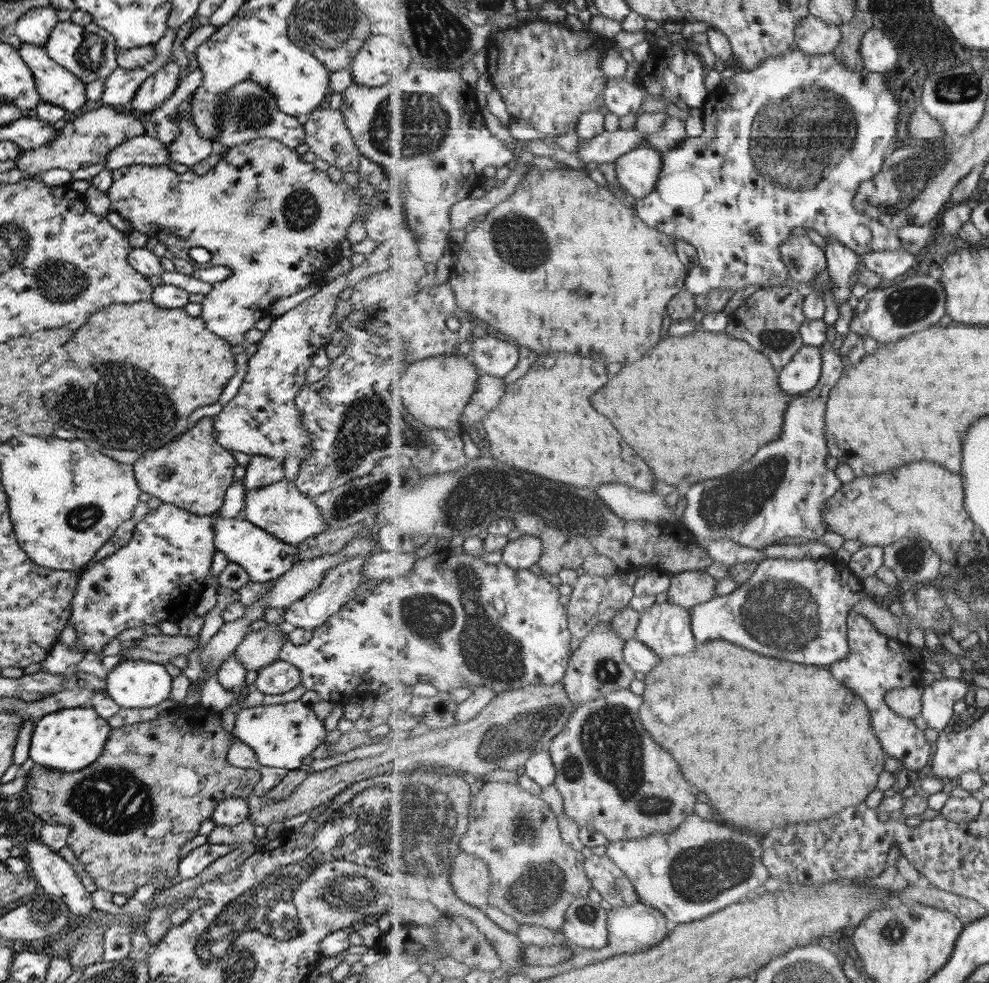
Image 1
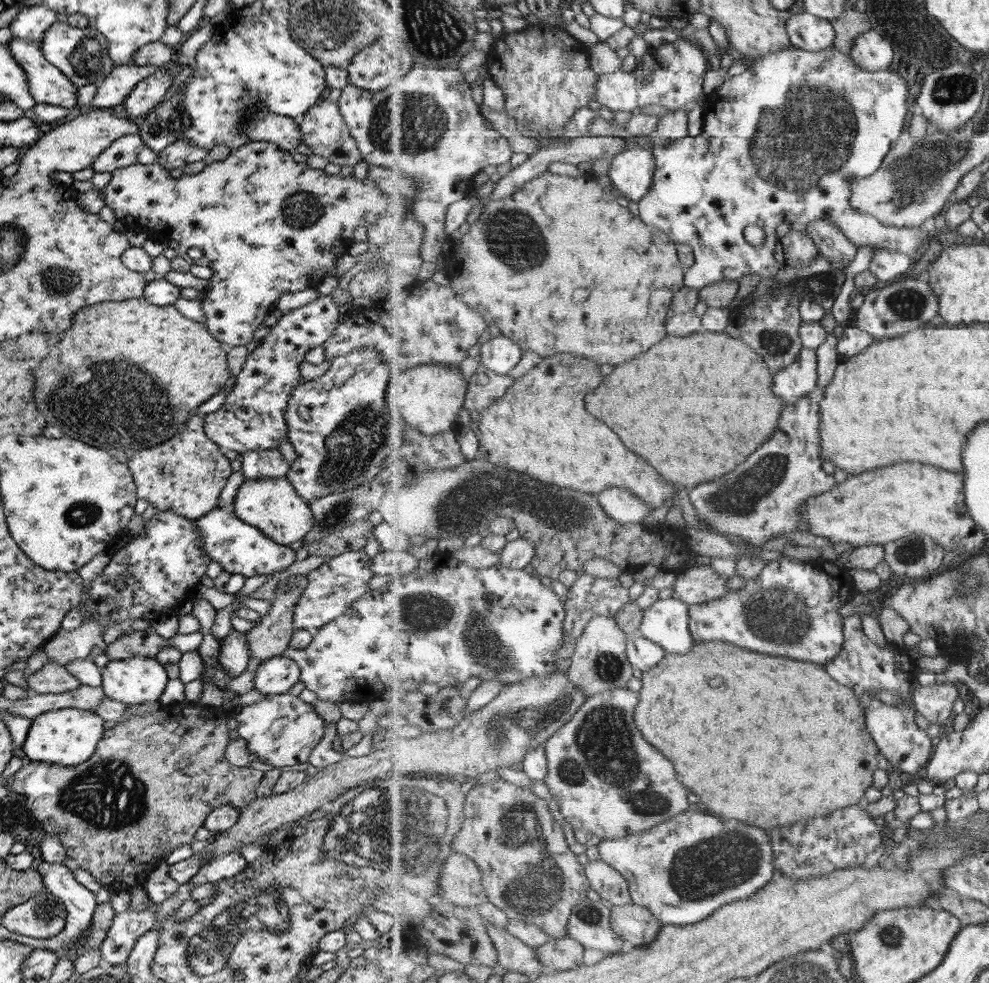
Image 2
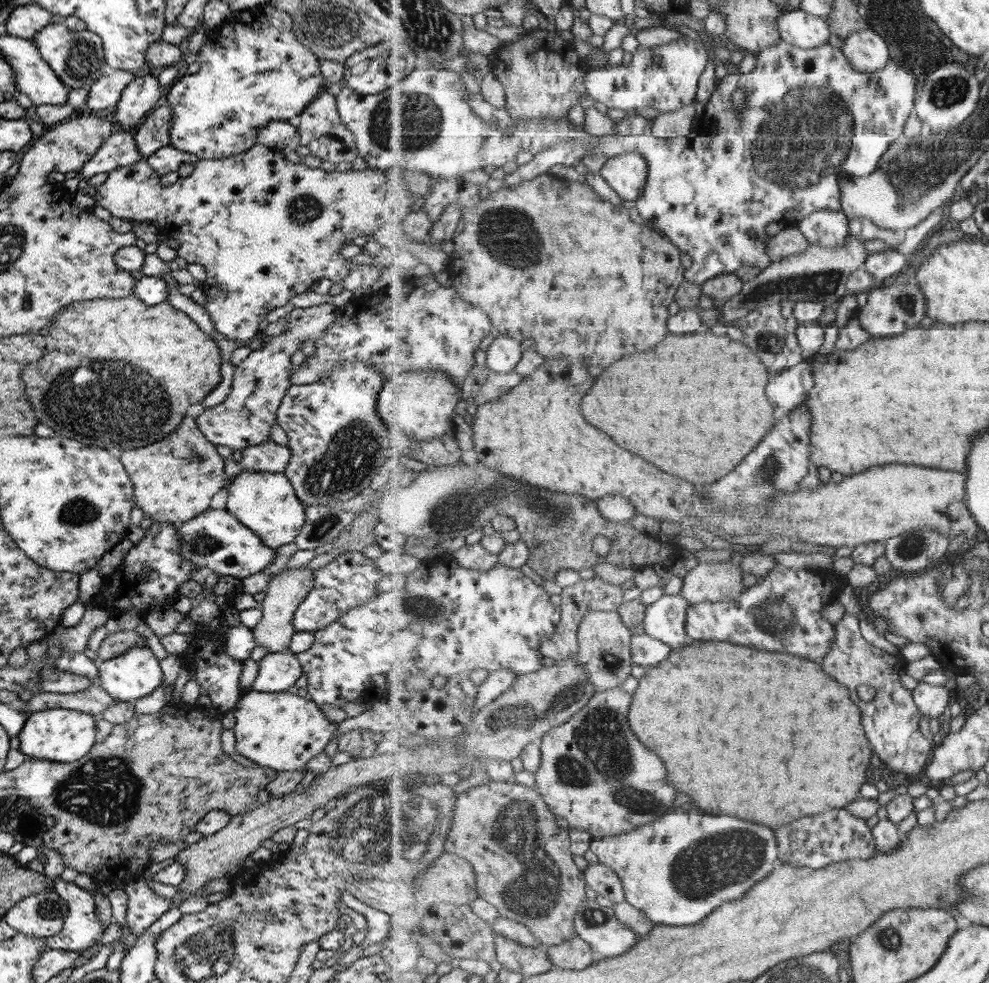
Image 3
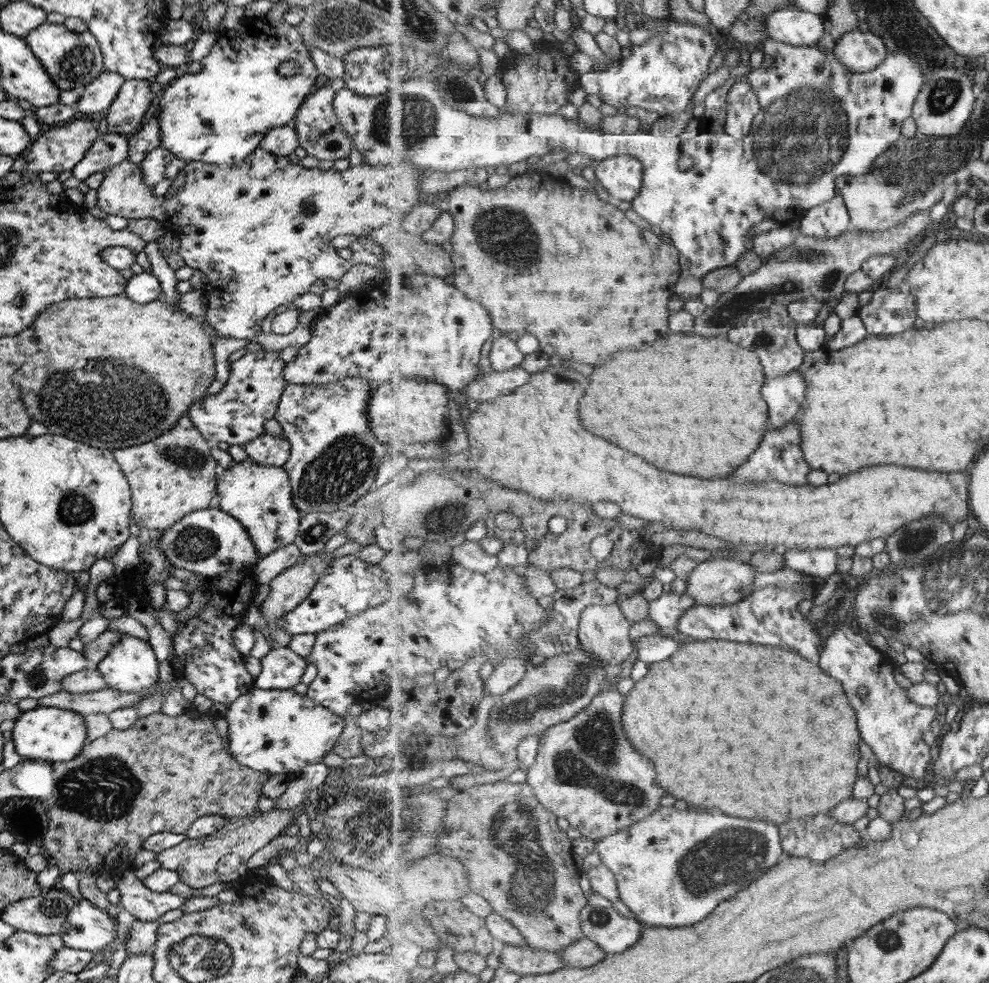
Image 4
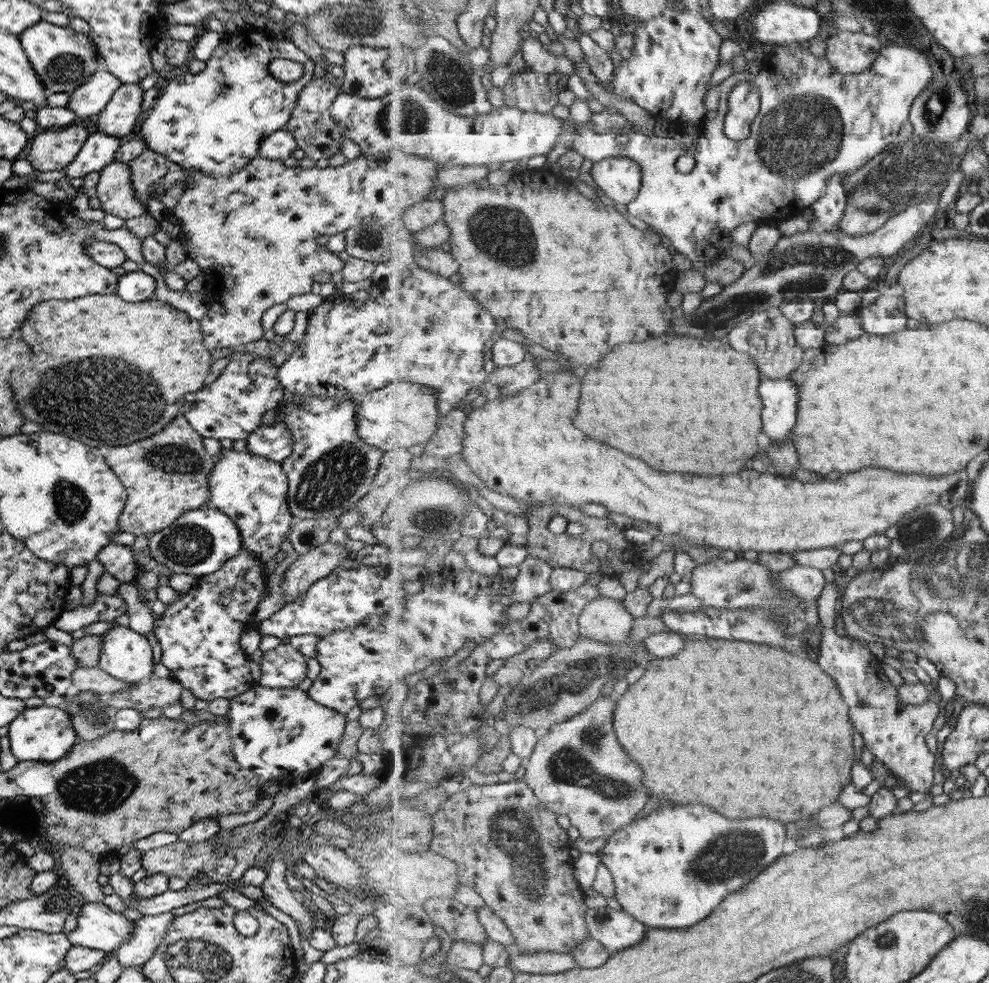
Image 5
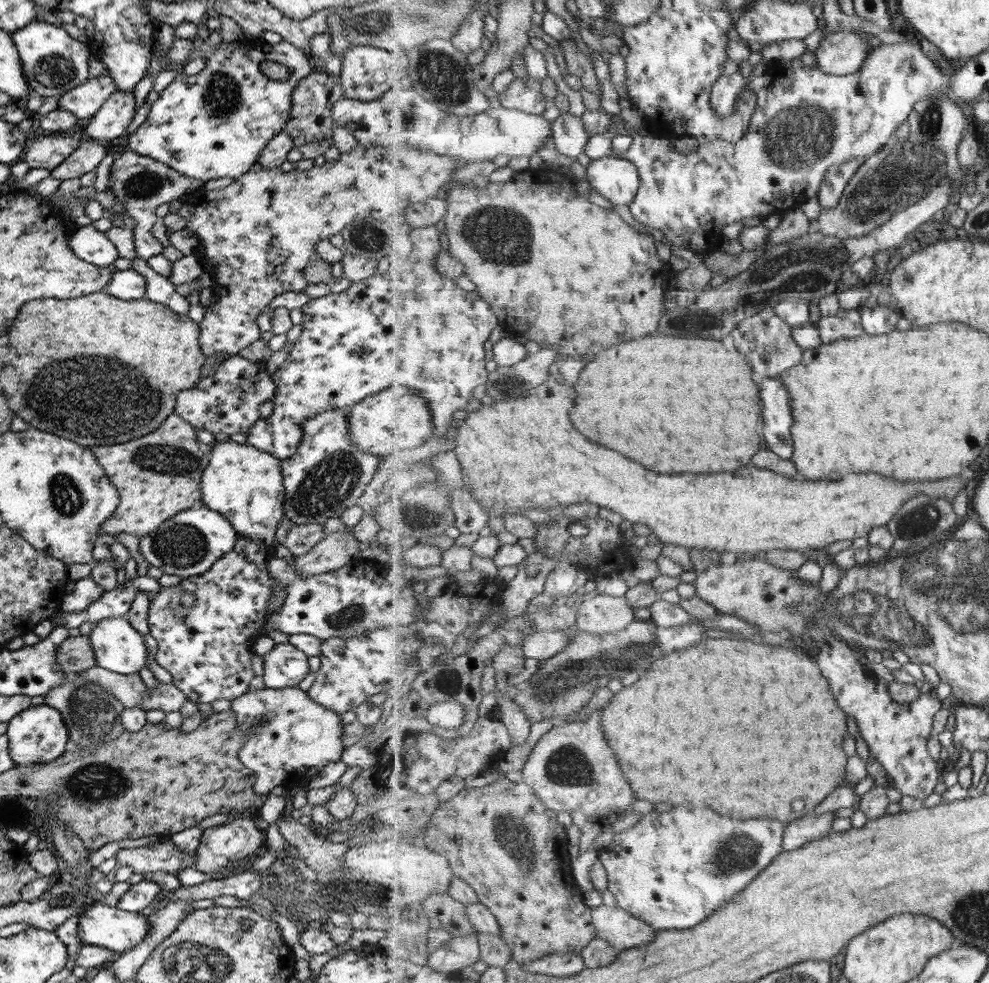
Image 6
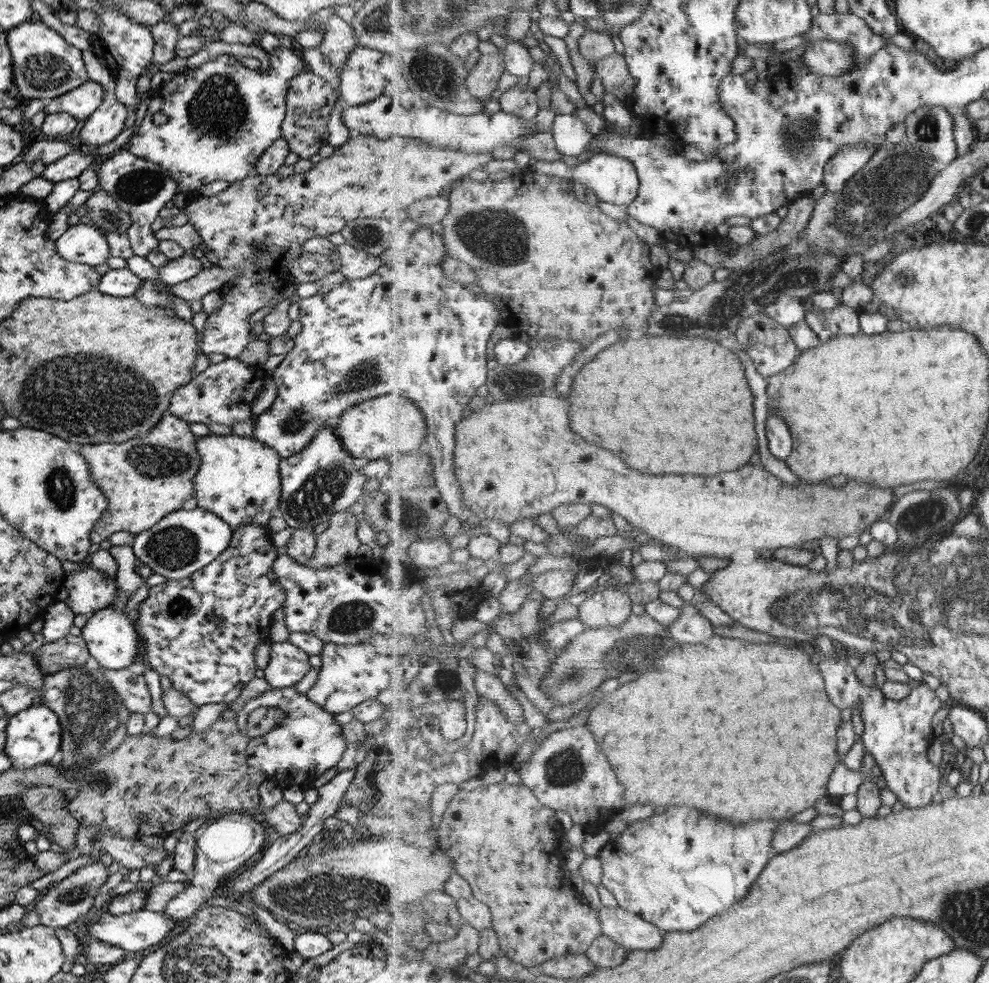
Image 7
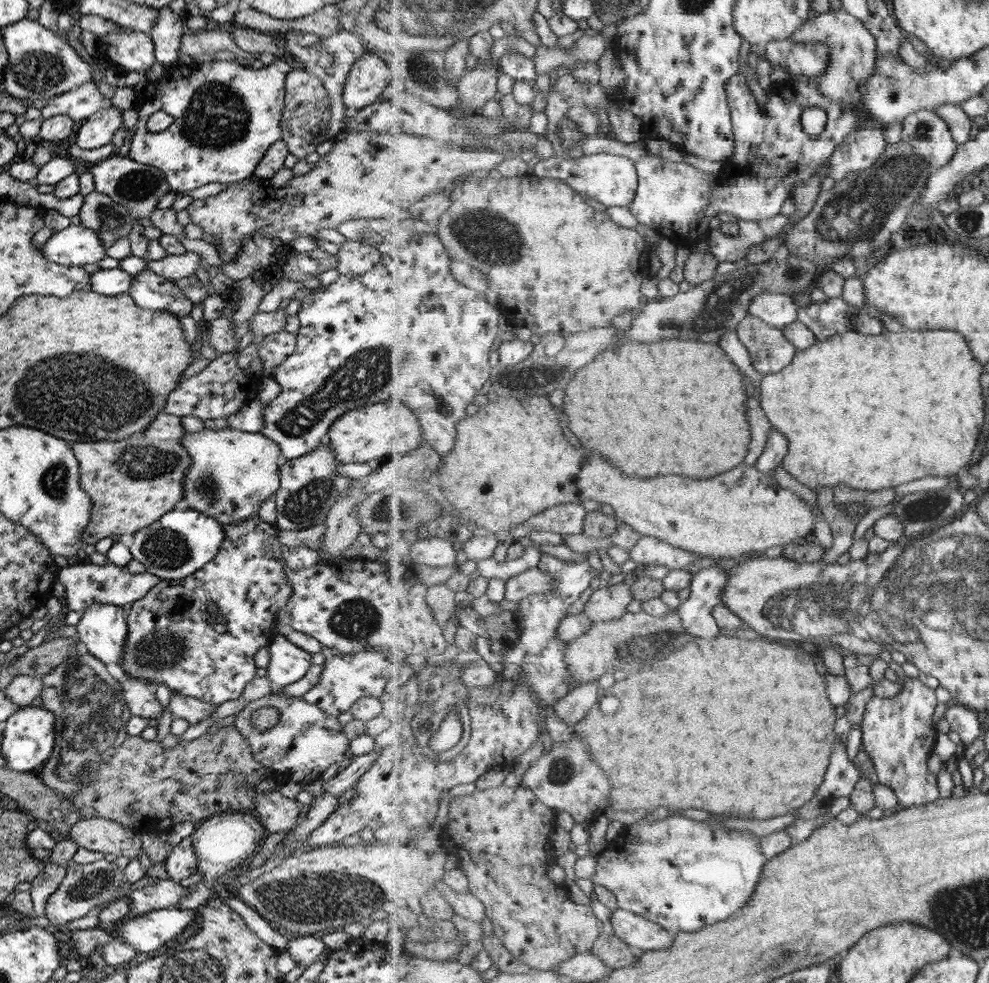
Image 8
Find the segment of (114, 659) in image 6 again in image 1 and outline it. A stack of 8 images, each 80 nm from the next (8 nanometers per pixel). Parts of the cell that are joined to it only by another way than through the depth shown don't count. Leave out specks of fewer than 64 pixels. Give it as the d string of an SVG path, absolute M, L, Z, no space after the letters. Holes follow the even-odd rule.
M121 660L106 673L106 693L120 708L149 708L170 694L171 677L162 663Z

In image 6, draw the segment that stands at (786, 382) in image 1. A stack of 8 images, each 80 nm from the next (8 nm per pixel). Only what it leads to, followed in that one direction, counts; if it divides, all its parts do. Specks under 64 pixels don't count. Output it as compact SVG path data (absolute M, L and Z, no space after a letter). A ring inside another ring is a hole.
M779 378L759 380L763 386L761 398L763 398L763 422L765 422L765 438L769 440L768 447L771 452L781 459L791 460L794 455L794 439L792 438L792 426L794 414L790 407L790 394L787 387Z

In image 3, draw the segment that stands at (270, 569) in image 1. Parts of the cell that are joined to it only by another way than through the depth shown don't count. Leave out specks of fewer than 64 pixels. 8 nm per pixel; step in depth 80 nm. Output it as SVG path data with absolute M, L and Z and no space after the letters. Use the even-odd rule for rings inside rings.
M207 509L185 522L177 524L180 556L198 568L208 568L218 577L228 575L243 579L259 573L274 557L274 549L267 548L256 534L243 526L226 509Z

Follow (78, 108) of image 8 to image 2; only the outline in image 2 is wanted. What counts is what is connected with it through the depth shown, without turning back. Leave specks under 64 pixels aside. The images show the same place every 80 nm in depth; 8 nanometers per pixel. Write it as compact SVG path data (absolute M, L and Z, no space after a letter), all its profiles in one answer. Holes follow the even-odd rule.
M119 65L114 66L105 78L96 85L96 91L90 106L94 109L106 110L122 104L129 91L142 78L153 74L158 66Z

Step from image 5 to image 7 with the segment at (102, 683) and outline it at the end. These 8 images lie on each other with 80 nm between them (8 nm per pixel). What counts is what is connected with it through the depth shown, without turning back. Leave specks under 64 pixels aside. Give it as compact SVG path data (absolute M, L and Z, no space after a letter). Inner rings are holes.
M131 663L119 670L100 669L111 688L119 695L123 706L131 713L145 715L151 710L149 690L143 681L143 666Z

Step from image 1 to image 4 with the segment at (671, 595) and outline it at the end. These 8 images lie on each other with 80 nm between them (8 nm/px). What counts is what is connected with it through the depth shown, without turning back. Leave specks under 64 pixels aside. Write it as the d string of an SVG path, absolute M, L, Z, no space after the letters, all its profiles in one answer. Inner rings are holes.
M714 559L699 563L693 572L688 576L686 592L692 596L699 605L733 605L745 600L756 591L755 582L756 570L749 562L741 562L739 559Z

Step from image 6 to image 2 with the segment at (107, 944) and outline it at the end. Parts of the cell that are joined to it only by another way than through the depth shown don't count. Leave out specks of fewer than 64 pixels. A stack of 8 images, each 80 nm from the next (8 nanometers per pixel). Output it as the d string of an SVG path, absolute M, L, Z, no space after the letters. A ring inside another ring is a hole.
M41 859L37 870L43 879L44 888L47 892L55 895L63 903L66 910L65 926L58 934L46 939L34 939L11 933L11 938L8 940L32 946L35 950L46 951L61 951L64 950L65 946L76 945L82 938L85 938L85 933L87 933L87 929L89 929L94 908L96 907L95 894L77 883L75 879L73 879L73 874L71 874L63 864L47 863Z

